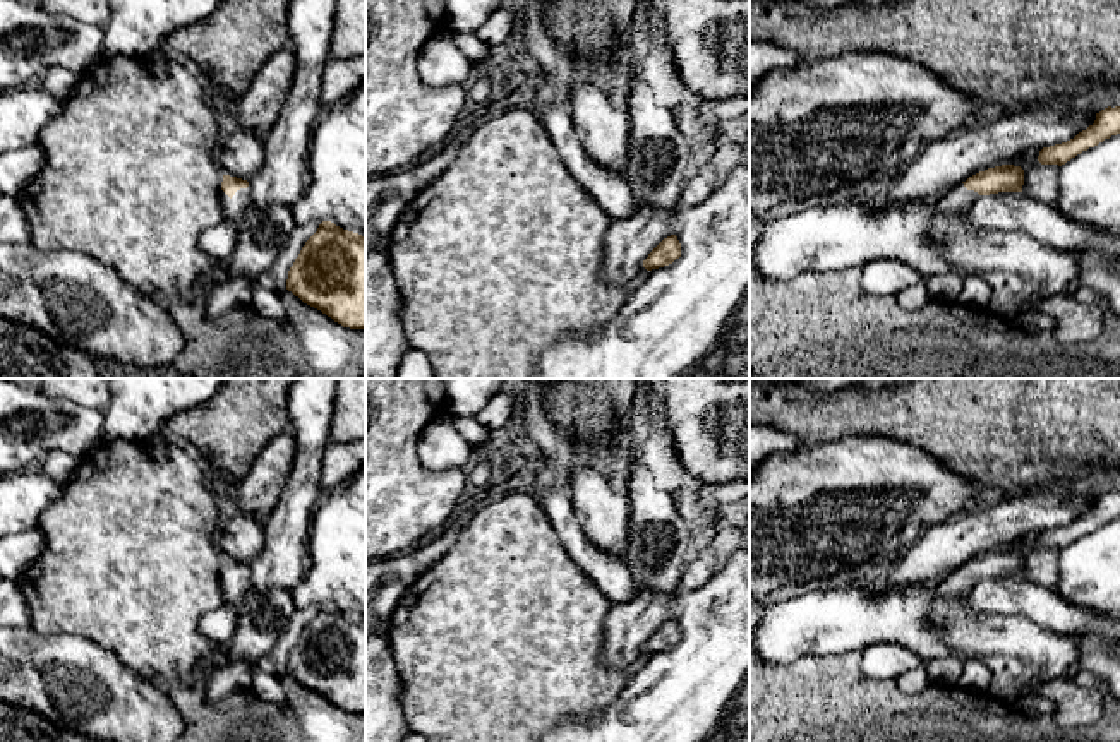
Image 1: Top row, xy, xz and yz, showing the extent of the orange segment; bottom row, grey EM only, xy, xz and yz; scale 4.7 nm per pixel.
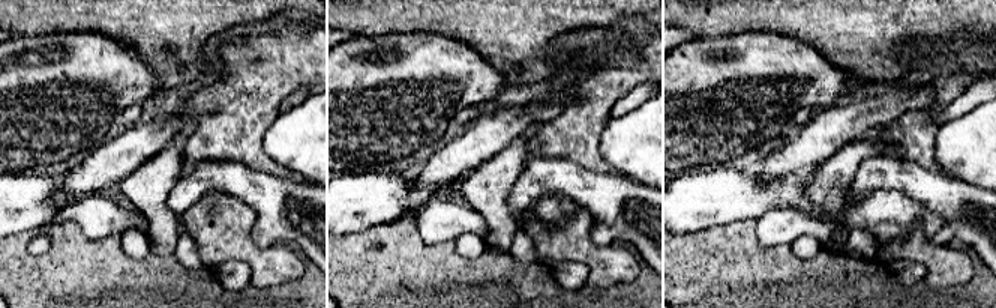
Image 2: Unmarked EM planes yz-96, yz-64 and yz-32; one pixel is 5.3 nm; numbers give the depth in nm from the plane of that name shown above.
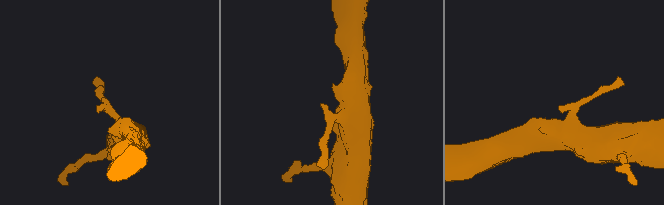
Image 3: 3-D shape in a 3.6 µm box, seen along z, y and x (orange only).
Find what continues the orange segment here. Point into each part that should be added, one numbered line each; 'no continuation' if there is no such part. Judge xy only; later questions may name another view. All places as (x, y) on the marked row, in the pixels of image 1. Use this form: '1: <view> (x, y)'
1: xy (232, 208)

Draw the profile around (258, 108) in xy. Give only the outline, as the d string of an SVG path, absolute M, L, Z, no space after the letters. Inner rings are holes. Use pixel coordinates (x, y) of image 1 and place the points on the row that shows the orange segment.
M292 43L276 51L259 69L233 110L242 129L262 137L273 129L288 98L295 69L297 62Z

